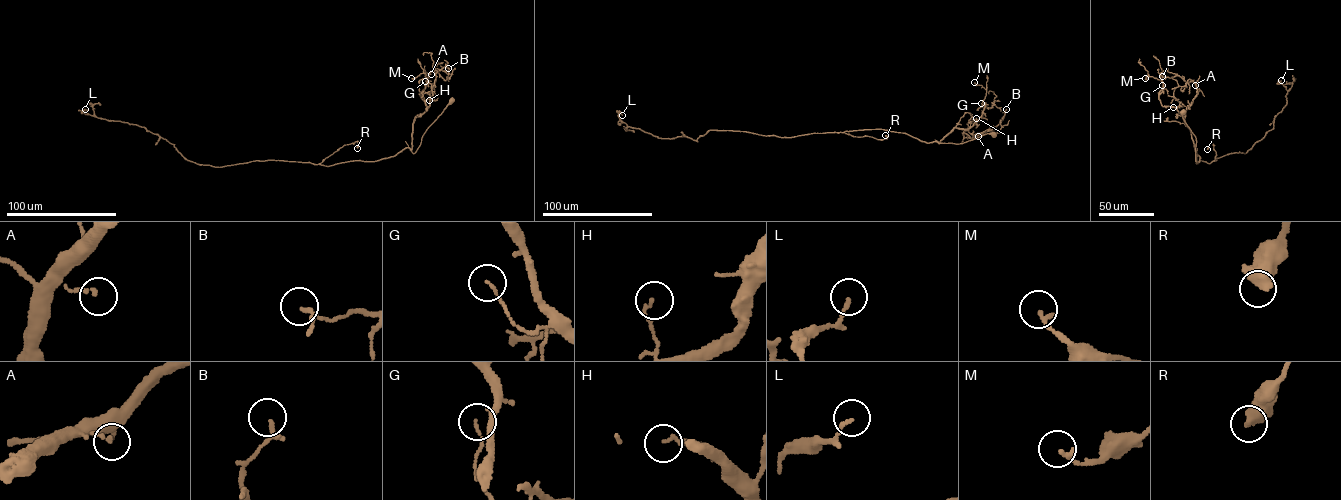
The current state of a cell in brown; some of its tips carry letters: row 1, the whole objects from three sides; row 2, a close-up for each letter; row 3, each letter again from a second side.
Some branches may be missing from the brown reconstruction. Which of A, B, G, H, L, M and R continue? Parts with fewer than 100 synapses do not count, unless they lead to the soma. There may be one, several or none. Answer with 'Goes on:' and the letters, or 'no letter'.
Goes on: no letter

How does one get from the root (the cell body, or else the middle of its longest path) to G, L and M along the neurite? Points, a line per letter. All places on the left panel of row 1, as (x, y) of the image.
G: (451, 100), (427, 129), (413, 153), (414, 120), (434, 100), (431, 85), (425, 81)
L: (451, 100), (414, 153), (405, 148), (378, 160), (328, 166), (197, 164), (144, 127), (85, 109)
M: (451, 100), (427, 129), (413, 153), (414, 120), (434, 100), (425, 73), (411, 78)

